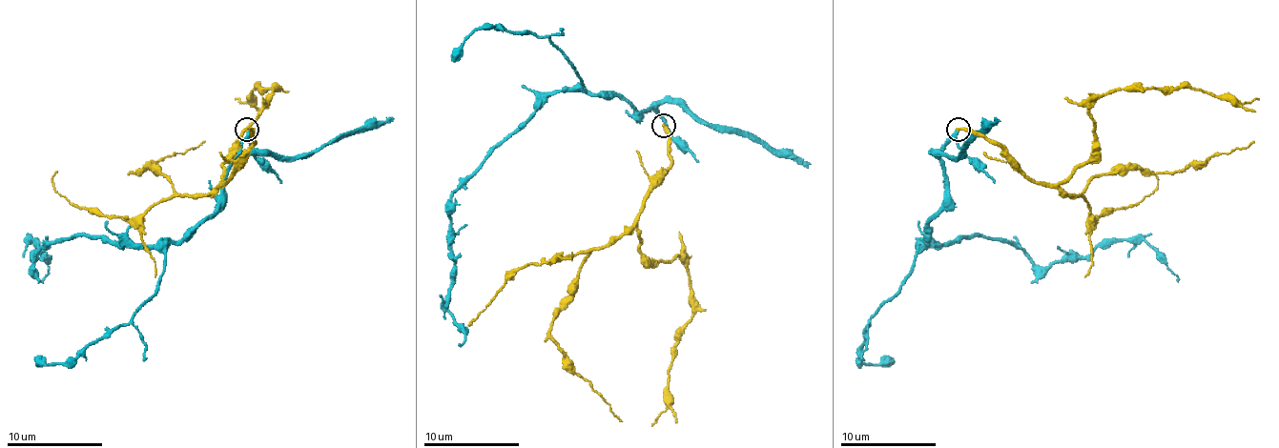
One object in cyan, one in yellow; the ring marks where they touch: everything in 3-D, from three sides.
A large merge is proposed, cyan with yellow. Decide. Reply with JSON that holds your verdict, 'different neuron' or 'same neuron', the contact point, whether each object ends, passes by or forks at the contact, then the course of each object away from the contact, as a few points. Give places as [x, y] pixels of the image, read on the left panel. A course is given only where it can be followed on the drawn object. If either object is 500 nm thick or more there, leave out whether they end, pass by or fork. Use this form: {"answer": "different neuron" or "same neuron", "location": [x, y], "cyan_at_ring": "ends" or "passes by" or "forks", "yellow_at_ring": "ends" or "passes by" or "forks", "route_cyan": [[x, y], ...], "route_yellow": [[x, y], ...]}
{"answer": "same neuron", "location": [247, 130], "cyan_at_ring": "passes by", "yellow_at_ring": "ends", "route_cyan": [[247, 130], [223, 201], [175, 242], [116, 247], [75, 234], [32, 266], [30, 239], [47, 266], [42, 282]], "route_yellow": [[247, 130], [255, 147], [221, 185], [236, 139], [276, 90], [257, 87], [245, 104], [236, 99]]}

